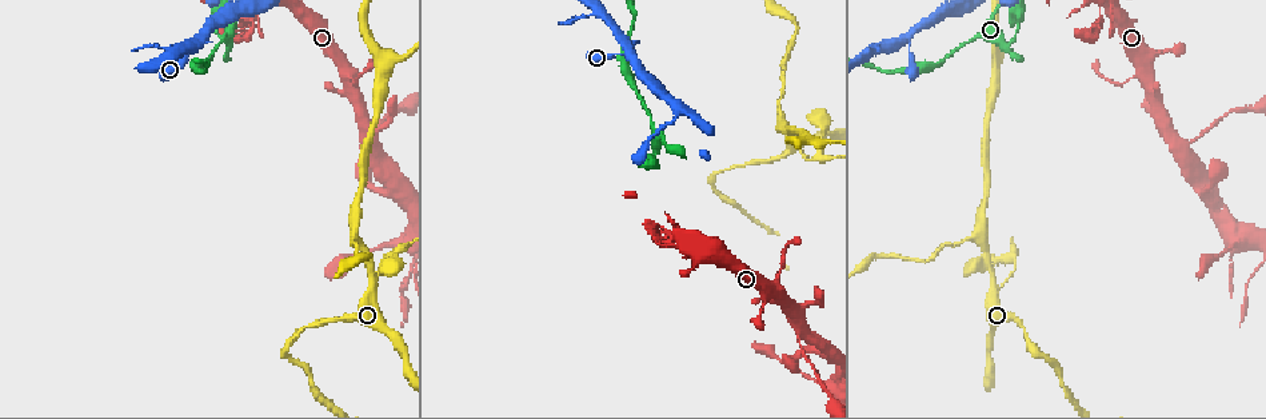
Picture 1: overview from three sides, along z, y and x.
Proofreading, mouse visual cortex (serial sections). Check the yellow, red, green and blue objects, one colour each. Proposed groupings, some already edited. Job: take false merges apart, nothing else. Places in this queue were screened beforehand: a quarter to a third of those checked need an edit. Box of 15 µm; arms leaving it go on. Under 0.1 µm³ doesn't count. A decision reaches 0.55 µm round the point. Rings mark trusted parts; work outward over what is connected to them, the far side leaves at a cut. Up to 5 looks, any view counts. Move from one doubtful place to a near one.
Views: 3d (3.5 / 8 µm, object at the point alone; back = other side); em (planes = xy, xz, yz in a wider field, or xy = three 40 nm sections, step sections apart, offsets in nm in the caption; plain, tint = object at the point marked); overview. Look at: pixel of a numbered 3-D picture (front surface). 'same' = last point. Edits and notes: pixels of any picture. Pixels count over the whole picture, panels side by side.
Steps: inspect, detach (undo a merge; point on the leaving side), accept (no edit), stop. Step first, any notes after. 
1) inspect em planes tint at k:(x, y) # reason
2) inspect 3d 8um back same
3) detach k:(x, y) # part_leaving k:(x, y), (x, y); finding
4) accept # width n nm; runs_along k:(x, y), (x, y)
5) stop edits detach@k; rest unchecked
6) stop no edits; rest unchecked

inspect 3d 3.5um at 1:(1185, 142) # three-way junction

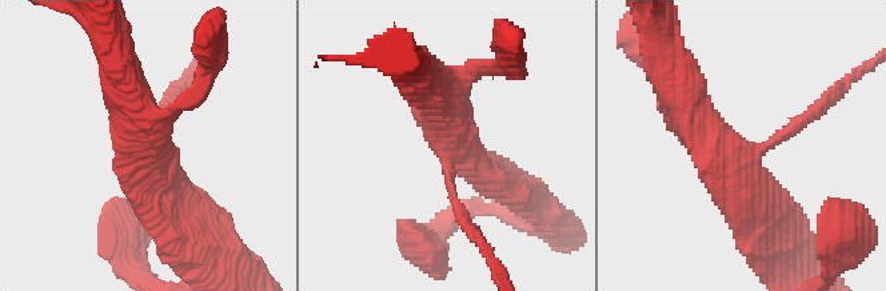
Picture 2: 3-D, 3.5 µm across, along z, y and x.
inspect em xy step 1 tint at 2:(448, 157) # shape alone is not enough

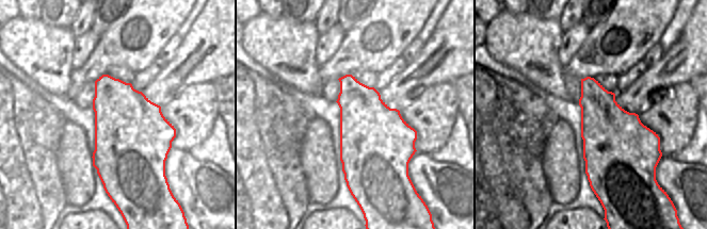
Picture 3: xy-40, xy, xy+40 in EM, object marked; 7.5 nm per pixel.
accept # width 550 nm; runs_along 2:(686, 102), (781, 236); continuous, no second cell

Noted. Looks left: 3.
inspect 3d 8um back at 1:(254, 17) # a narrow waist

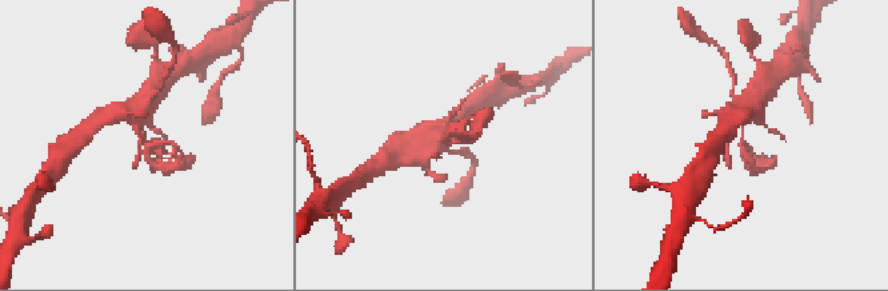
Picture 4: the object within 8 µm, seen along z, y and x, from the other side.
inspect 3d 3.5um at 4:(443, 140)

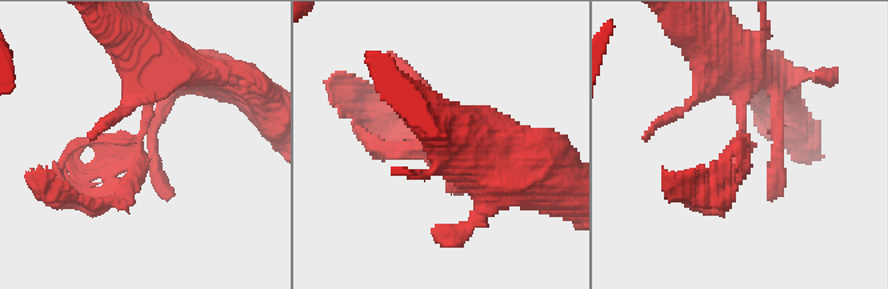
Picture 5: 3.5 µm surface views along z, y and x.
inspect em xy step 5 tint at 5:(139, 138)

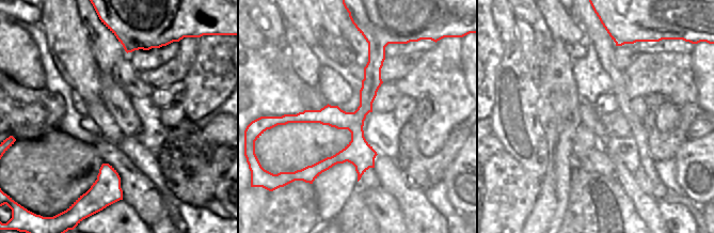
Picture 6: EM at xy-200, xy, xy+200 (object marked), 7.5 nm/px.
detach 5:(104, 163) # part_leaving 5:(139, 144), (106, 205), (66, 197); two cells meet here

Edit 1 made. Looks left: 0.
stop edits detach@5; rest unchecked

